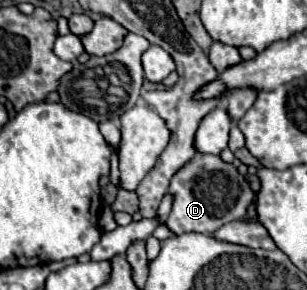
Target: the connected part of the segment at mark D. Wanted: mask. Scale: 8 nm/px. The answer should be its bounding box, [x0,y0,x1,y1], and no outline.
[165,153,253,235]

